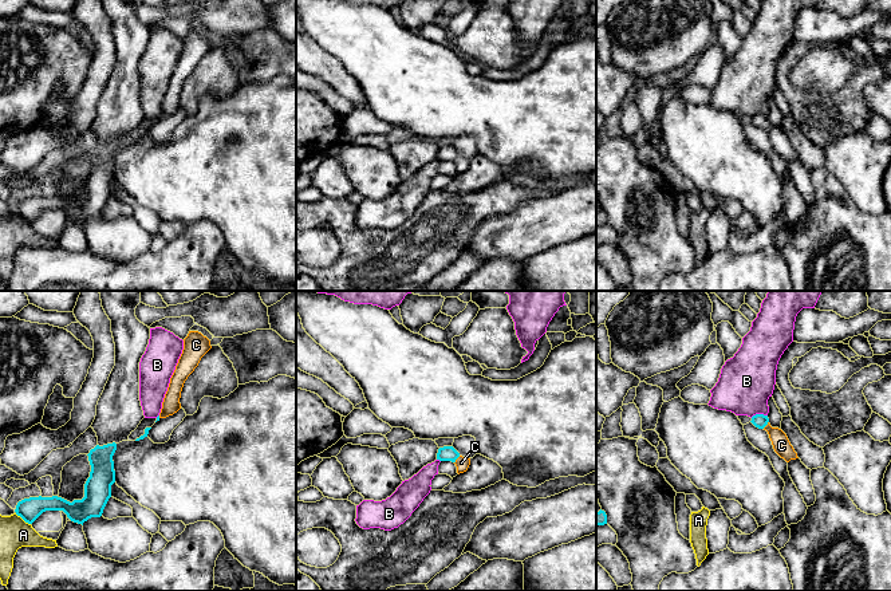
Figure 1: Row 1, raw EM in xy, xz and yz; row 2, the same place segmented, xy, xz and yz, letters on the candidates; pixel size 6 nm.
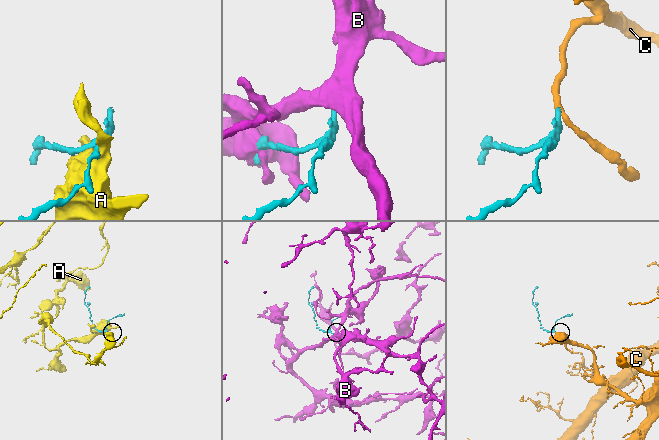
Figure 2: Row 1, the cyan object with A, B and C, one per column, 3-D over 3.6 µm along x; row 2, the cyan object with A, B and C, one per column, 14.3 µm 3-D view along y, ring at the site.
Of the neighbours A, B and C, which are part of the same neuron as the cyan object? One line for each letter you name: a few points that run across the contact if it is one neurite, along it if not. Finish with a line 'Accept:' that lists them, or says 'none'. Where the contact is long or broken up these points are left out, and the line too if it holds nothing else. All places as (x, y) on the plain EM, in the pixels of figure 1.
C: line xz (448, 153), (456, 158), (461, 162)
Accept: C

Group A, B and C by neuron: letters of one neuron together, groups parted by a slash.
A / B / C

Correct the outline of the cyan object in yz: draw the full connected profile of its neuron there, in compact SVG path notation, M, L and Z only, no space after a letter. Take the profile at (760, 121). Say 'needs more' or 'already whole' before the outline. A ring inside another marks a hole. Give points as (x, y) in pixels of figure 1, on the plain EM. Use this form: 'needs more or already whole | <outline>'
needs more | M756 114L752 117L750 122L756 127L764 129L768 131L773 149L781 158L784 158L786 162L789 162L791 159L799 158L786 134L778 127L772 127L769 123L768 115Z

